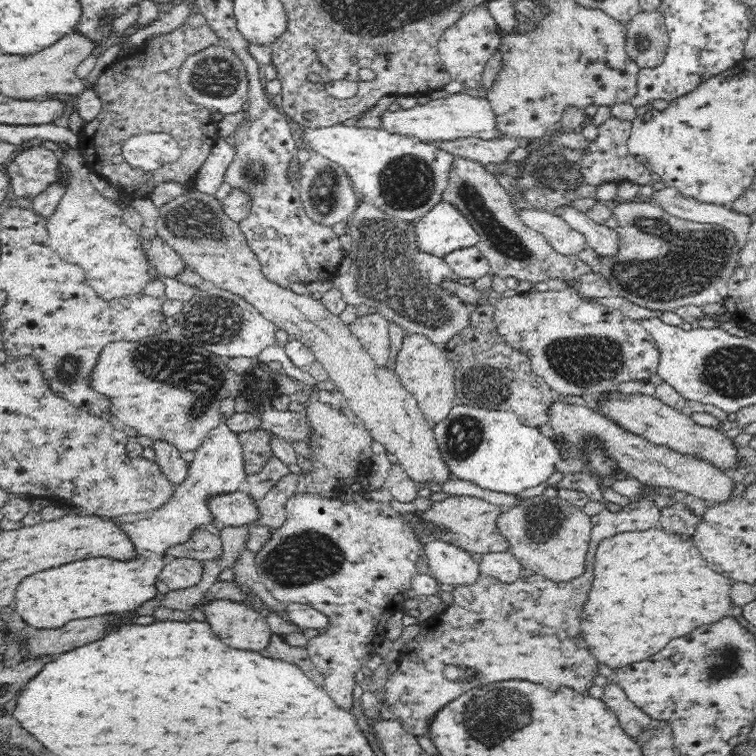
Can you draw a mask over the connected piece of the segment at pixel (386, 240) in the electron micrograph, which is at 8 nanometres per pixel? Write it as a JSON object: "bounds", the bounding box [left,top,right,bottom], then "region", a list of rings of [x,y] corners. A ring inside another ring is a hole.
{"bounds":[333,201,472,347],"region":[[[361,201],[355,209],[347,222],[346,230],[353,240],[353,246],[348,255],[353,265],[342,278],[333,279],[333,286],[342,291],[347,304],[353,304],[355,307],[360,304],[366,304],[372,308],[375,306],[378,312],[389,321],[395,321],[403,326],[408,333],[427,336],[432,342],[444,347],[453,336],[470,326],[472,307],[442,285],[434,284],[418,275],[418,270],[410,257],[414,253],[417,242],[413,222],[398,221],[370,202]]]}

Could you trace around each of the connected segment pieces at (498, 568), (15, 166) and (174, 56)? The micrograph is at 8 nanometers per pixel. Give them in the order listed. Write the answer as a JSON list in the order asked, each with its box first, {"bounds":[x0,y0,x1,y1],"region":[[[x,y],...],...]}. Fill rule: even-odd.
[{"bounds":[478,550,523,584],"region":[[[510,550],[506,552],[484,553],[478,563],[482,574],[497,578],[500,582],[512,584],[520,579],[523,566]]]},{"bounds":[3,145,59,199],"region":[[[41,145],[20,153],[3,171],[10,177],[14,194],[33,199],[57,181],[59,156]]]},{"bounds":[79,13,219,197],"region":[[[191,13],[186,21],[172,32],[149,38],[124,58],[117,58],[100,74],[92,89],[102,101],[100,114],[87,122],[79,131],[79,153],[84,164],[92,173],[106,179],[118,190],[123,190],[133,197],[148,195],[154,186],[166,181],[177,181],[186,185],[186,192],[192,190],[192,180],[200,165],[210,154],[217,138],[217,122],[212,119],[212,112],[196,104],[179,86],[179,74],[182,64],[197,52],[215,45],[219,36],[211,29],[207,18],[202,13]],[[141,132],[163,132],[169,134],[180,147],[178,160],[162,165],[156,170],[146,172],[130,166],[121,156],[121,146],[130,136]]]}]

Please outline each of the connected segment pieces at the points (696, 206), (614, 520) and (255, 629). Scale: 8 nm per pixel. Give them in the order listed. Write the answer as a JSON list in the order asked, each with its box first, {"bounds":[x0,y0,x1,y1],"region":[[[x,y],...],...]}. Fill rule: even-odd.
[{"bounds":[651,186,754,248],"region":[[[667,186],[661,191],[656,191],[651,202],[664,207],[664,210],[673,216],[730,229],[735,234],[740,248],[746,244],[750,226],[754,222],[750,214],[737,212],[729,205],[705,203],[696,198],[687,197],[674,187]]]},{"bounds":[588,485,660,566],"region":[[[644,485],[639,488],[641,497],[635,502],[627,503],[621,506],[619,511],[611,512],[607,508],[600,511],[597,515],[592,516],[592,532],[591,532],[591,546],[588,550],[588,566],[594,564],[592,554],[598,549],[604,538],[618,534],[619,532],[638,532],[641,530],[648,530],[654,527],[659,527],[660,511],[656,505],[656,497],[659,495],[655,488],[649,485]]]},{"bounds":[202,599,273,652],"region":[[[214,599],[202,604],[206,622],[212,626],[216,636],[224,640],[230,648],[238,650],[258,650],[260,652],[273,635],[270,625],[266,621],[266,615],[258,613],[257,608],[245,603],[234,602],[230,599]]]}]

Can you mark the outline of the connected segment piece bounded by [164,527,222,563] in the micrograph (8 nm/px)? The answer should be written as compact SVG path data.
M194 527L190 540L165 550L166 560L171 558L190 558L200 562L220 556L222 542L216 534L210 534L205 527Z

